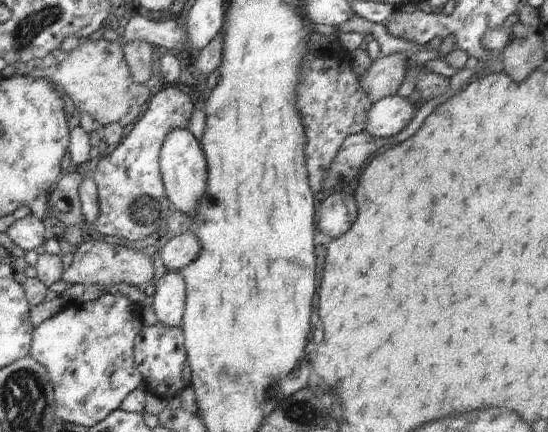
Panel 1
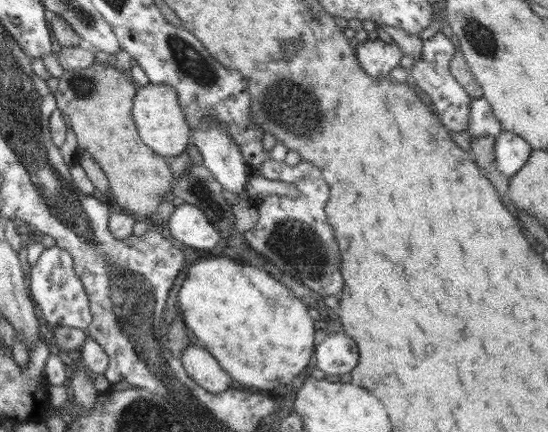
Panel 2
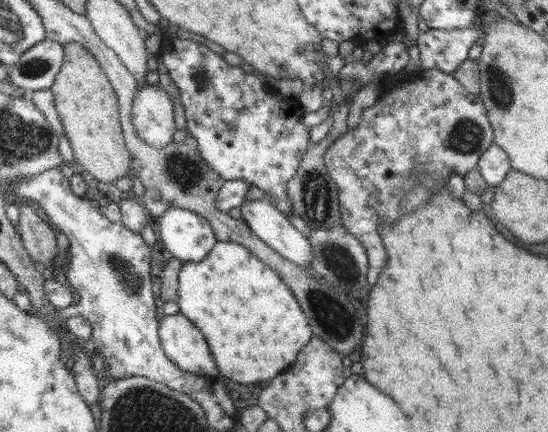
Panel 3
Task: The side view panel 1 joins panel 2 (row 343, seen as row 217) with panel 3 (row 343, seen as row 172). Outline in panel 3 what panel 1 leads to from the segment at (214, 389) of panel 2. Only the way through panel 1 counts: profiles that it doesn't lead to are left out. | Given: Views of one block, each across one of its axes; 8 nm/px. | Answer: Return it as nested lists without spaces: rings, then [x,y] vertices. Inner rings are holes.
[[[181,312],[160,319],[159,339],[165,355],[178,368],[209,379],[219,379],[219,370],[206,339]]]

